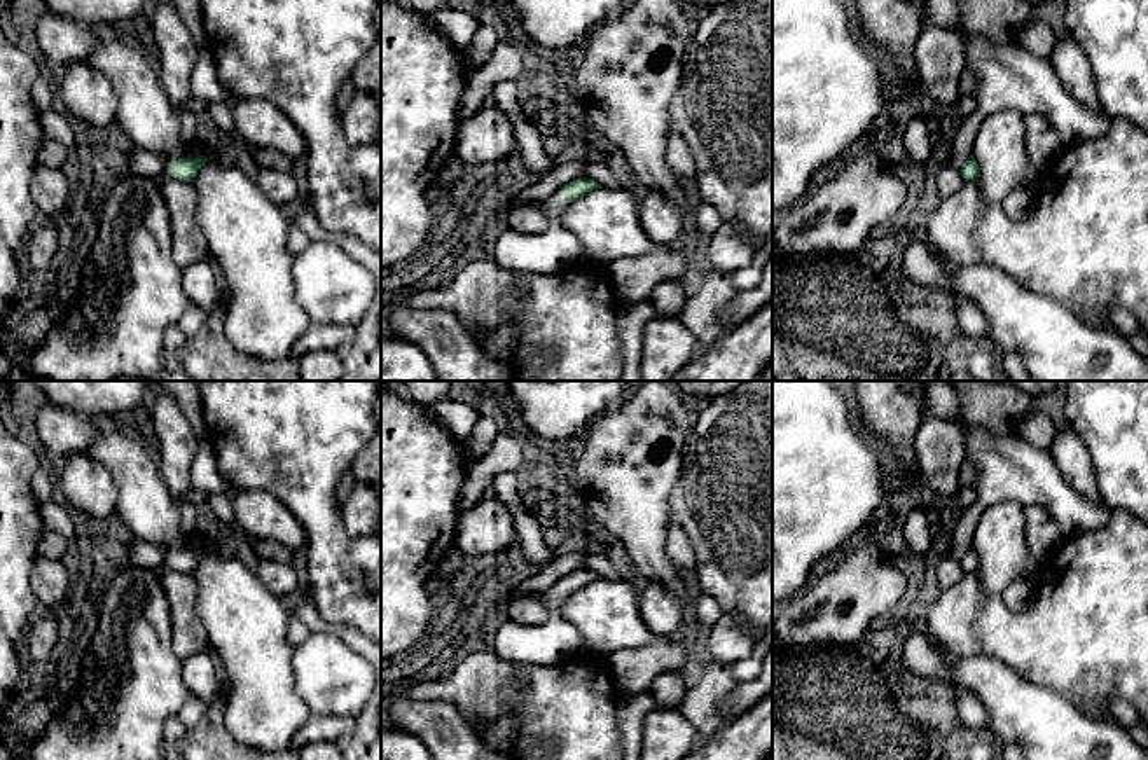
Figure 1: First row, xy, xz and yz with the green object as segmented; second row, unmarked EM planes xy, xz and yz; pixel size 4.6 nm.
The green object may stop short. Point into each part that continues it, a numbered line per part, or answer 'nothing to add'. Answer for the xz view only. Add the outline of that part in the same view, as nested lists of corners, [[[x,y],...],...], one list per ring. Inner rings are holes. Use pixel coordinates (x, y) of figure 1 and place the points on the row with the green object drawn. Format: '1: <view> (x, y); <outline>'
1: xz (556, 250); [[[549,196],[542,208],[549,217],[549,227],[542,234],[519,234],[507,229],[494,243],[493,260],[517,273],[568,273],[584,255],[580,239],[561,224],[561,213],[568,206],[564,196]]]

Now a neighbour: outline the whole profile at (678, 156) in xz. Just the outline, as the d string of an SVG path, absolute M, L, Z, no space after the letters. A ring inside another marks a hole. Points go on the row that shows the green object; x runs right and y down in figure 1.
M674 131L667 135L666 162L678 180L695 175L692 152L685 140Z

